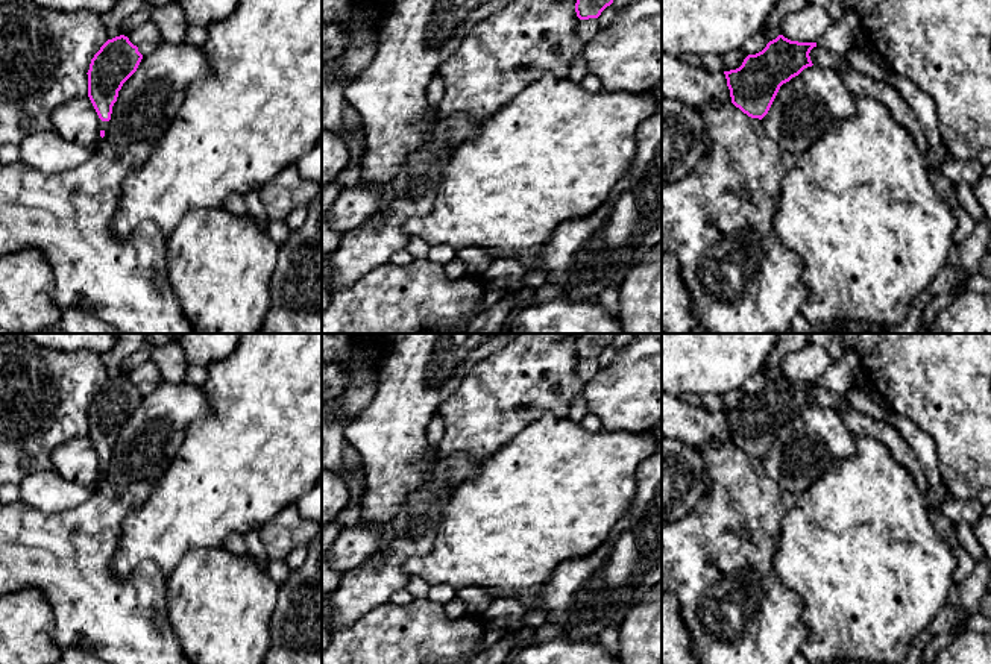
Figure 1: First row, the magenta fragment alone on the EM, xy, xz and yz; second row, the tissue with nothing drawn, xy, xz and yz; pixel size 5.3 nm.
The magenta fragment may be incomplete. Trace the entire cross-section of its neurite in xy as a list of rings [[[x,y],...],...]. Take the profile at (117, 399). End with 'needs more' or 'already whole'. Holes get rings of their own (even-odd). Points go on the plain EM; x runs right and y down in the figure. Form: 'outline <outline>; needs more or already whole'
outline [[[127,376],[108,379],[94,394],[88,409],[88,437],[99,455],[100,476],[111,459],[123,423],[137,411],[143,394]]]; needs more

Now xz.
outline [[[580,334],[575,352],[580,359],[598,358],[610,346],[616,334]]]; already whole

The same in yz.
outline [[[779,374],[762,391],[748,394],[739,408],[724,411],[731,443],[748,456],[762,459],[768,453],[780,426],[813,405],[809,396],[813,387],[816,387],[816,382],[791,381]]]; already whole

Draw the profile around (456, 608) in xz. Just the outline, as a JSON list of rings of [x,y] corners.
[[[454,597],[446,605],[443,605],[443,609],[451,617],[464,617],[466,614],[466,603],[460,597]]]

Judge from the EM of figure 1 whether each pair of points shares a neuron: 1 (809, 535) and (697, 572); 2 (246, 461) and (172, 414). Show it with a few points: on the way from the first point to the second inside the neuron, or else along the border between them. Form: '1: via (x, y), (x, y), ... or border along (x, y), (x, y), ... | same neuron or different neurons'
1: border along (788, 513), (774, 554), (780, 581) | different neurons
2: border along (205, 393), (211, 413), (187, 428), (172, 457) | different neurons

